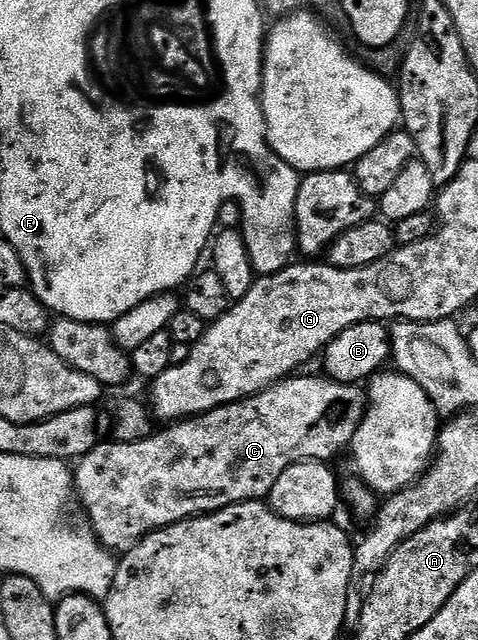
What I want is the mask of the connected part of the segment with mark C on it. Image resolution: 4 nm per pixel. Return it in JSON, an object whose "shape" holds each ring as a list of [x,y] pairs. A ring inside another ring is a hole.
{"shape":[[[301,373],[296,377],[282,379],[280,383],[268,387],[265,391],[260,391],[259,394],[253,395],[250,399],[240,399],[237,403],[228,403],[226,407],[217,407],[205,415],[195,415],[192,419],[174,422],[172,425],[166,426],[169,427],[166,431],[158,430],[143,441],[135,441],[134,443],[98,442],[97,447],[91,449],[91,453],[87,453],[82,459],[76,460],[75,495],[79,503],[81,499],[82,505],[85,506],[86,513],[84,512],[84,514],[87,516],[87,522],[101,543],[114,553],[130,551],[143,537],[147,537],[152,531],[158,531],[160,527],[169,527],[171,524],[184,519],[192,519],[194,515],[208,515],[210,511],[218,511],[236,503],[245,503],[249,499],[264,500],[271,493],[275,481],[279,481],[279,477],[283,477],[283,473],[291,465],[314,461],[333,461],[333,458],[344,447],[346,450],[352,444],[355,433],[365,416],[367,395],[356,383],[340,383],[334,379],[322,377],[320,374],[318,374],[319,376],[305,374]]]}

